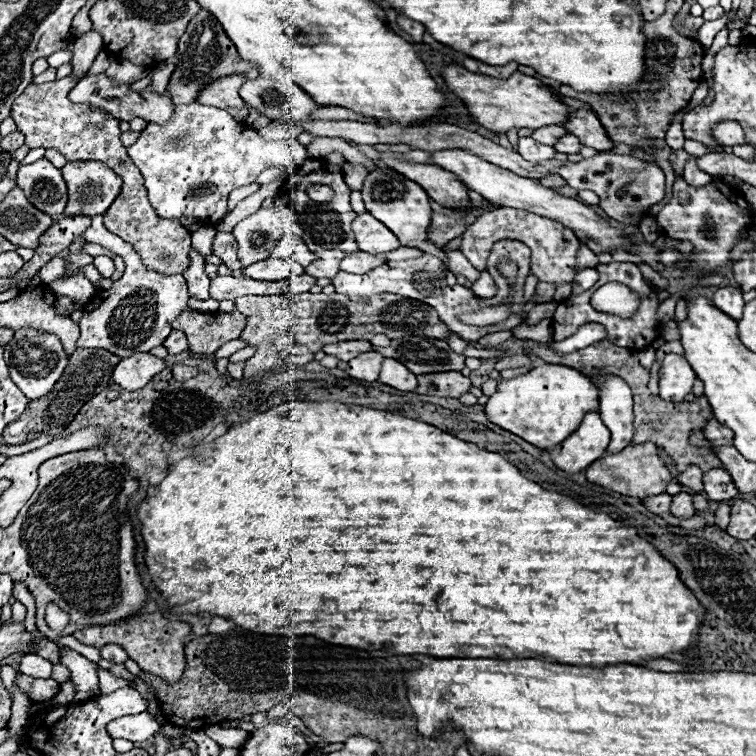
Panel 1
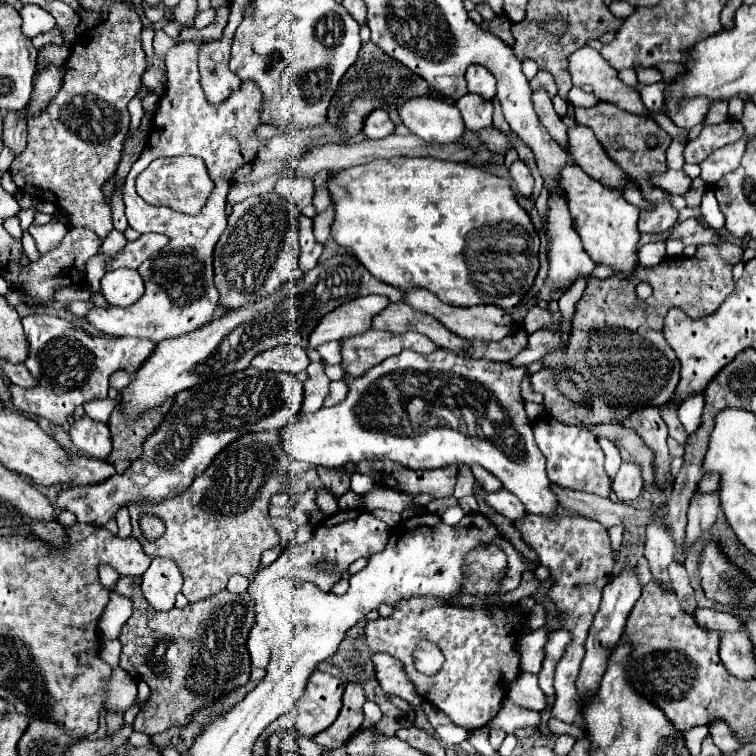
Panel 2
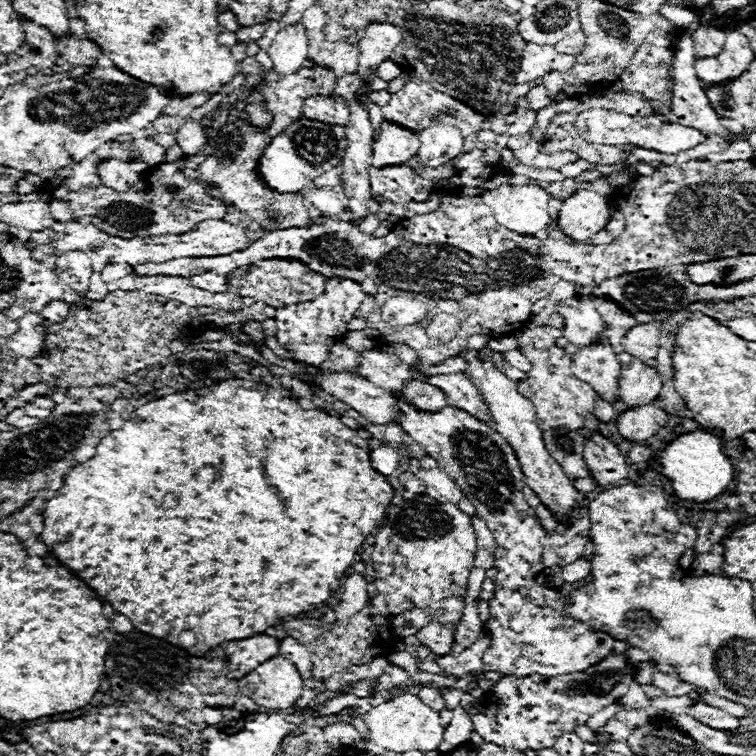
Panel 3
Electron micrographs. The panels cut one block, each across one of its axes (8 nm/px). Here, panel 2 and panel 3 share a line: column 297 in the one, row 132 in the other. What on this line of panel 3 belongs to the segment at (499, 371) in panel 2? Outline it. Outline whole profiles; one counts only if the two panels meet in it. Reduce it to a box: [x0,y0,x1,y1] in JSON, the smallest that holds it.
[416,124,464,166]

